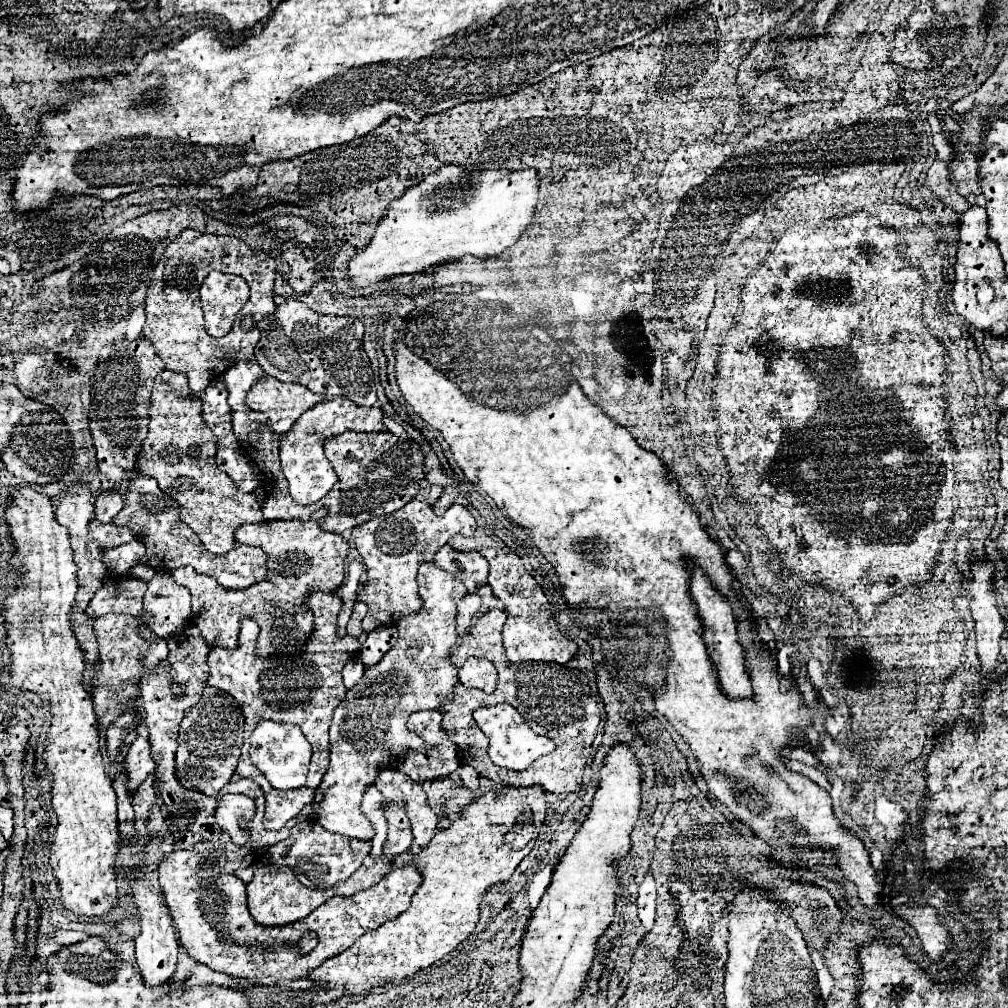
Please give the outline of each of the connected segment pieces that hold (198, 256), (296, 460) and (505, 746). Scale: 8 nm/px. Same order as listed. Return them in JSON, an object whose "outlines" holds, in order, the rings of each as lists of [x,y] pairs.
{"outlines":[[[[180,232],[174,242],[168,244],[164,256],[160,256],[156,270],[152,272],[152,286],[146,294],[146,324],[144,336],[156,348],[156,354],[164,360],[166,370],[178,370],[192,378],[194,392],[204,390],[214,376],[220,376],[228,366],[240,360],[254,360],[254,349],[260,340],[260,330],[244,331],[240,320],[234,322],[230,334],[220,340],[206,334],[202,328],[202,308],[198,288],[202,278],[212,270],[242,276],[250,286],[250,298],[240,314],[254,316],[257,324],[276,310],[274,304],[274,274],[276,262],[264,250],[252,250],[244,241],[234,236],[202,234],[202,232]]],[[[336,396],[336,398],[328,398],[328,400],[320,402],[320,406],[312,406],[312,410],[306,410],[294,423],[292,430],[282,436],[282,440],[280,440],[282,472],[288,480],[290,496],[296,500],[296,504],[300,504],[300,506],[314,504],[332,490],[337,482],[337,476],[324,455],[324,436],[342,434],[346,430],[386,432],[384,414],[376,406],[370,406],[370,408],[358,406],[344,396]]],[[[496,704],[496,706],[484,706],[474,712],[474,720],[478,728],[484,732],[484,736],[490,740],[488,752],[492,752],[492,760],[498,766],[504,766],[508,770],[526,770],[532,762],[536,762],[540,756],[550,754],[554,750],[554,742],[546,736],[538,736],[526,726],[524,718],[518,714],[516,708],[510,704]]]]}

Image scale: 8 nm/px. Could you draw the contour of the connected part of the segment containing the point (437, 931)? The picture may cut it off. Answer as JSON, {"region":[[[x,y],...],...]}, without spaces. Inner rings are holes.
{"region":[[[500,786],[462,808],[450,826],[438,828],[428,846],[418,854],[410,852],[410,864],[414,864],[422,876],[422,884],[410,902],[412,914],[416,914],[416,922],[424,926],[424,934],[436,938],[436,942],[444,946],[444,954],[452,952],[474,932],[484,892],[490,886],[504,882],[498,874],[496,850],[504,850],[506,834],[512,834],[510,838],[514,838],[514,832],[534,832],[532,842],[526,846],[532,848],[544,822],[546,798],[542,786]]]}

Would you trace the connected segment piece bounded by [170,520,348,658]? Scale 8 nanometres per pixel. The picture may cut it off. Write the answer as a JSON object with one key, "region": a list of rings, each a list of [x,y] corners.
{"region":[[[262,522],[246,524],[236,530],[236,542],[258,546],[268,554],[268,578],[242,590],[226,590],[214,578],[198,576],[192,568],[170,570],[170,578],[186,586],[192,594],[192,624],[200,628],[208,646],[236,648],[240,634],[240,618],[252,618],[262,632],[262,646],[256,648],[258,658],[274,654],[296,654],[304,650],[304,640],[312,636],[314,614],[304,598],[312,592],[336,592],[346,574],[348,542],[340,534],[330,534],[310,522]]]}

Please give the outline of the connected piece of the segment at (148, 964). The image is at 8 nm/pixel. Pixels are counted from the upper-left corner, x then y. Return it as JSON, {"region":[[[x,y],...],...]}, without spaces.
{"region":[[[130,872],[128,874],[130,890],[132,890],[132,900],[138,910],[140,918],[140,936],[136,938],[136,962],[140,968],[140,974],[146,984],[162,984],[172,978],[176,970],[176,956],[178,956],[178,940],[174,936],[172,928],[172,918],[170,916],[160,916],[160,910],[168,910],[166,902],[162,902],[162,894],[152,886],[150,880],[144,876],[144,872]]]}

